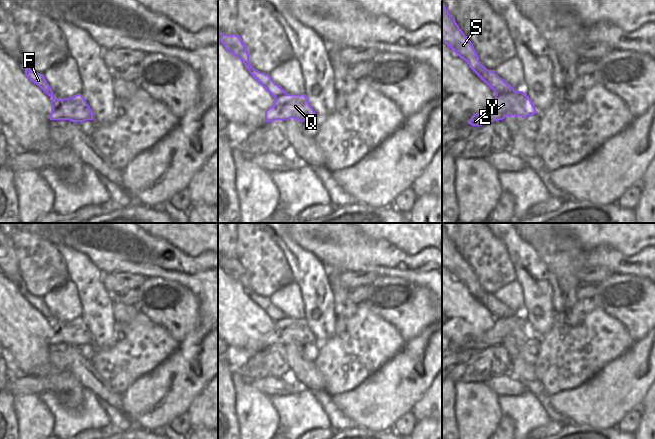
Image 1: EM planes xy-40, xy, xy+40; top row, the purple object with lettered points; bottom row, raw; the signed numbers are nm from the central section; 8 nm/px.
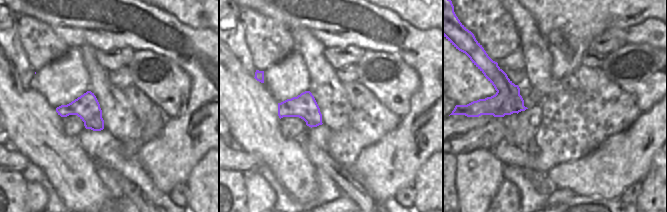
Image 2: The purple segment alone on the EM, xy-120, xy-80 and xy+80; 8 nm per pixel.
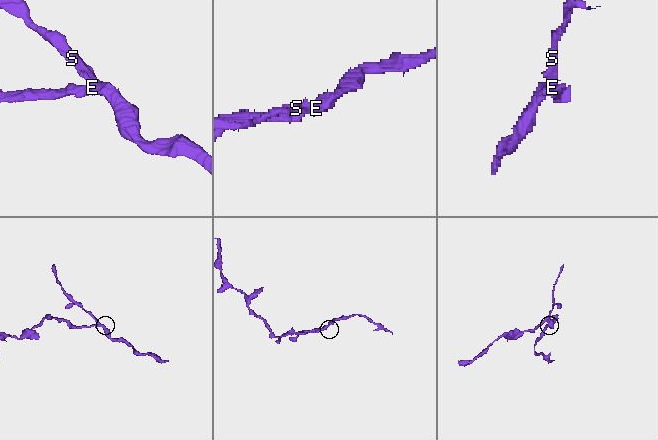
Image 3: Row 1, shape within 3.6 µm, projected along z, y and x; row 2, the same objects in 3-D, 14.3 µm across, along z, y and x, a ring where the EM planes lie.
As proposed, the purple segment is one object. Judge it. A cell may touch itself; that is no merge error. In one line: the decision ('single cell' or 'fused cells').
fused cells

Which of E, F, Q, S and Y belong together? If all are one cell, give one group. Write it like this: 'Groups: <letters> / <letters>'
Groups: E Q Y / F S.

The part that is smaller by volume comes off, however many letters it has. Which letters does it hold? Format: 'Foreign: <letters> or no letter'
Foreign: F, S

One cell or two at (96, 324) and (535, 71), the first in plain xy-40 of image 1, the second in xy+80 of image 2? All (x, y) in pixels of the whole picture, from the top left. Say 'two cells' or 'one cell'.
one cell

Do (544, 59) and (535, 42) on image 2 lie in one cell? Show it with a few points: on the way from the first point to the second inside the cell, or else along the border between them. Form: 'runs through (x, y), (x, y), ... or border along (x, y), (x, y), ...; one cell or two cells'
runs through (540, 55), (535, 50), (535, 46); one cell

